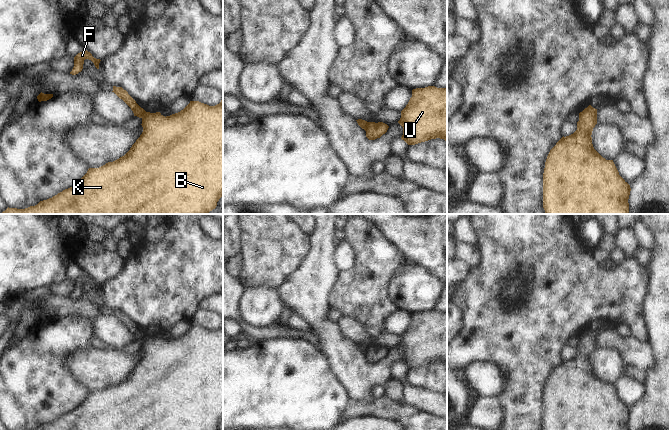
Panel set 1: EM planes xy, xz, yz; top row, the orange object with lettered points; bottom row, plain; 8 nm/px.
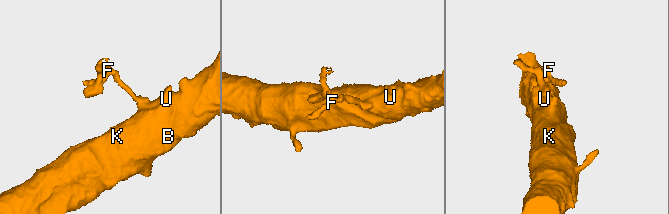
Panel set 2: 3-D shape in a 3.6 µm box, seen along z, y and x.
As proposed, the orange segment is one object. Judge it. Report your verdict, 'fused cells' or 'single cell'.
fused cells

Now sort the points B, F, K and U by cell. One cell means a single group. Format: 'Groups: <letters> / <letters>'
Groups: B K U / F.

